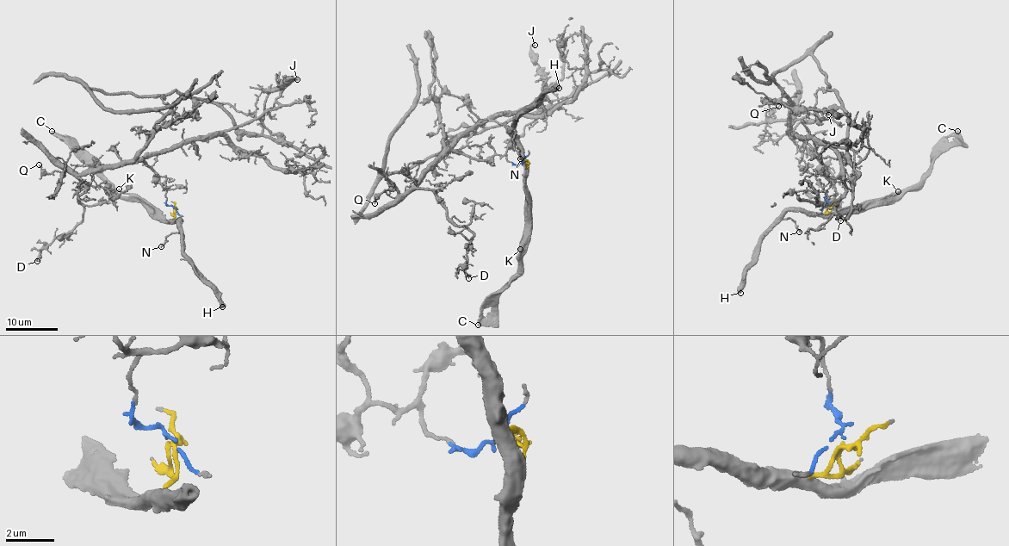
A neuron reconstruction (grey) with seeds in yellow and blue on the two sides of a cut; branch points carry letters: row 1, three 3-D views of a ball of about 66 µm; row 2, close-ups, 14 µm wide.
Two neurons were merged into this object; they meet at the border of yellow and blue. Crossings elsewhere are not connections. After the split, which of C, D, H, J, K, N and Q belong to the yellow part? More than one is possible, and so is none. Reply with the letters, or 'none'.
C, H, K, N

